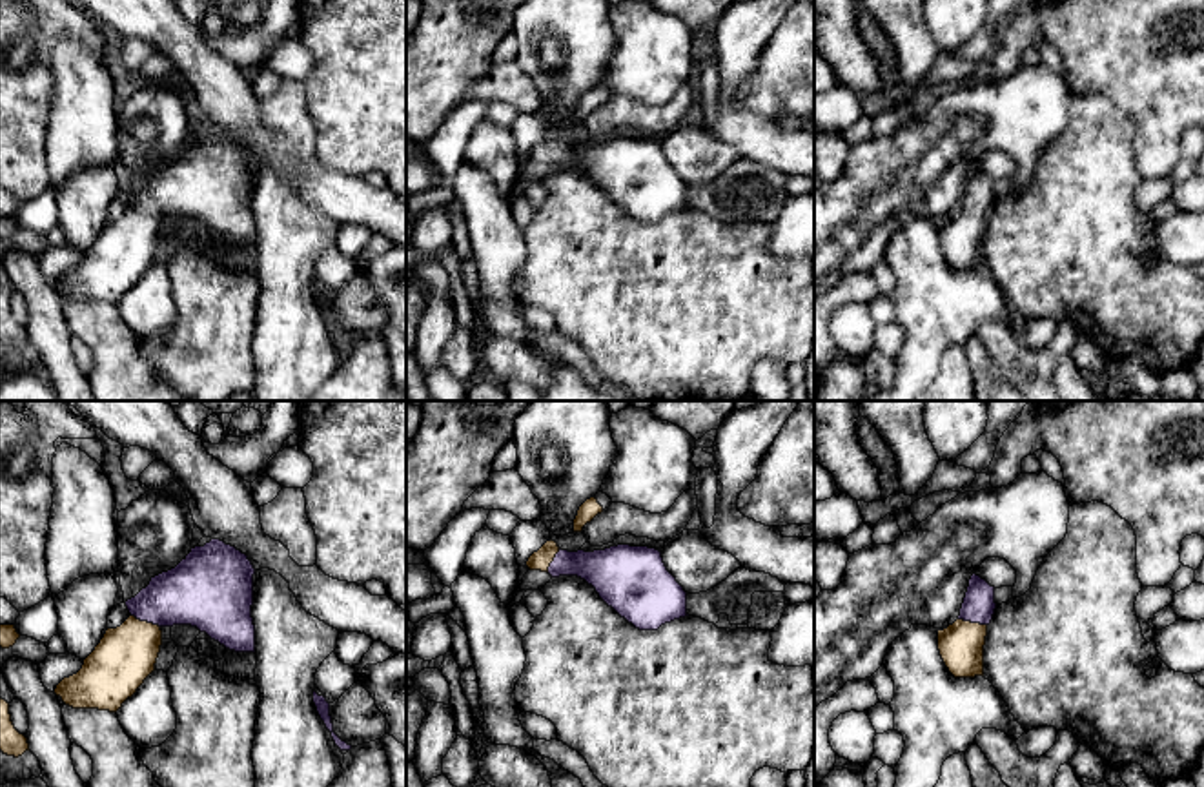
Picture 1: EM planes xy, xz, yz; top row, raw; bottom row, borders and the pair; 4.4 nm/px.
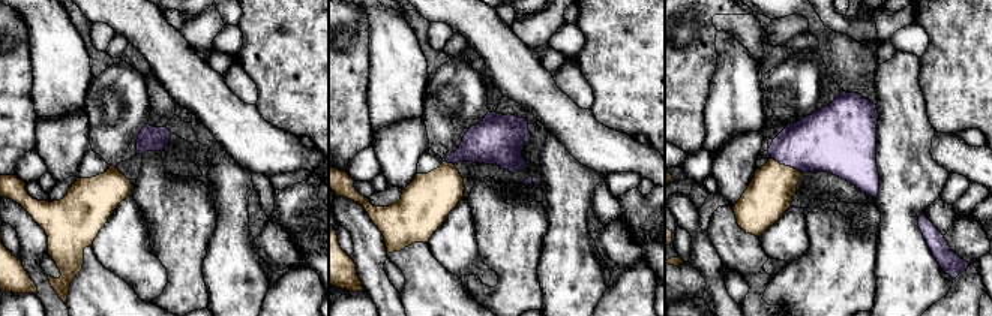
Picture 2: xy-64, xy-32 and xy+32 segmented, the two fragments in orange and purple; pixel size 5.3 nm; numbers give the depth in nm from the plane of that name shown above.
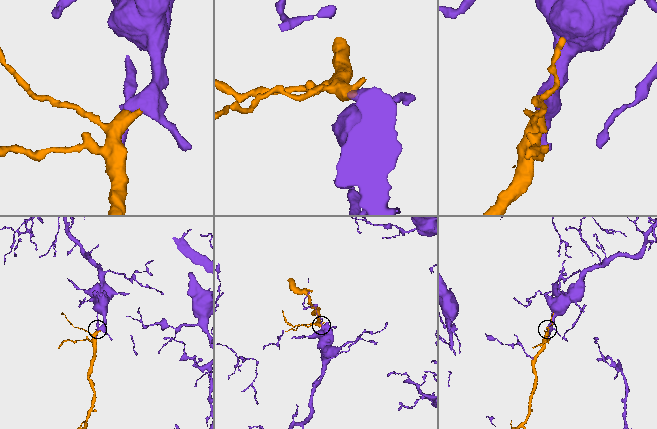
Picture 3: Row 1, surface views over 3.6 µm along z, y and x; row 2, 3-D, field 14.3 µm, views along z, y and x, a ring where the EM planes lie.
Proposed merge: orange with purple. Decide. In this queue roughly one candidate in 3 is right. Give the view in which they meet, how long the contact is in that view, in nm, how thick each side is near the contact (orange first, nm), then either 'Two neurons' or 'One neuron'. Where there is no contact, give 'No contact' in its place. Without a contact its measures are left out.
Touches orange in xy. Shared border 140 nm. Thickness 260 nm (orange) against 280 nm. One neuron

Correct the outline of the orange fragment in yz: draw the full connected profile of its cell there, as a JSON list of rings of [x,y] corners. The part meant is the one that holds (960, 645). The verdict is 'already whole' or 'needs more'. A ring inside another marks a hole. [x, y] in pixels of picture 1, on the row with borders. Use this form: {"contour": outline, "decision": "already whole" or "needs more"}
{"contour": [[[973,574],[958,619],[938,630],[940,656],[954,678],[984,676],[984,645],[995,608],[995,587]]], "decision": "needs more"}

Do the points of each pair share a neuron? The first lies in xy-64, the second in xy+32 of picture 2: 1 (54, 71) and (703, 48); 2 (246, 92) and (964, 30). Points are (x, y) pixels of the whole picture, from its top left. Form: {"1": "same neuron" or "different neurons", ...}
{"1": "different neurons", "2": "different neurons"}

